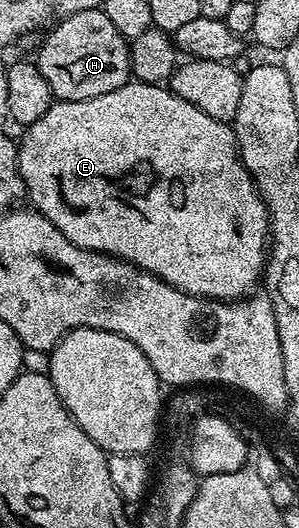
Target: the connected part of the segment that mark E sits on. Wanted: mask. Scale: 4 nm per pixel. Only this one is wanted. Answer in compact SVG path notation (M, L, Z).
M130 81L118 89L113 89L111 93L102 93L102 97L86 101L53 102L52 107L46 109L42 117L38 117L38 121L27 124L25 131L28 132L25 133L24 140L19 140L16 160L27 198L32 198L31 206L46 216L74 245L100 251L103 255L112 255L115 259L124 259L151 275L158 276L171 287L176 287L187 295L196 295L199 299L231 301L253 294L252 286L259 284L264 274L270 246L268 210L264 207L264 199L260 196L255 181L244 168L240 154L236 152L236 134L232 132L229 124L210 117L210 113L202 113L198 105L178 97L167 86Z

